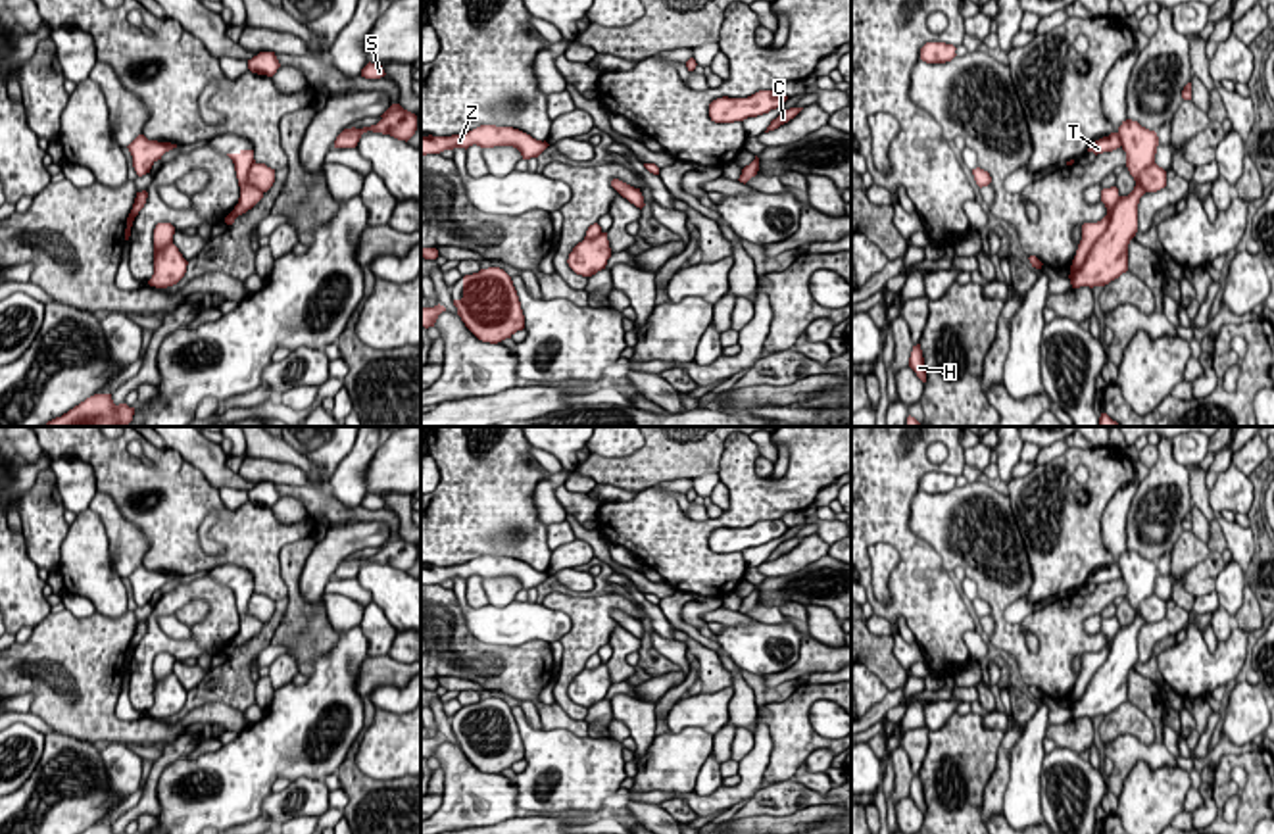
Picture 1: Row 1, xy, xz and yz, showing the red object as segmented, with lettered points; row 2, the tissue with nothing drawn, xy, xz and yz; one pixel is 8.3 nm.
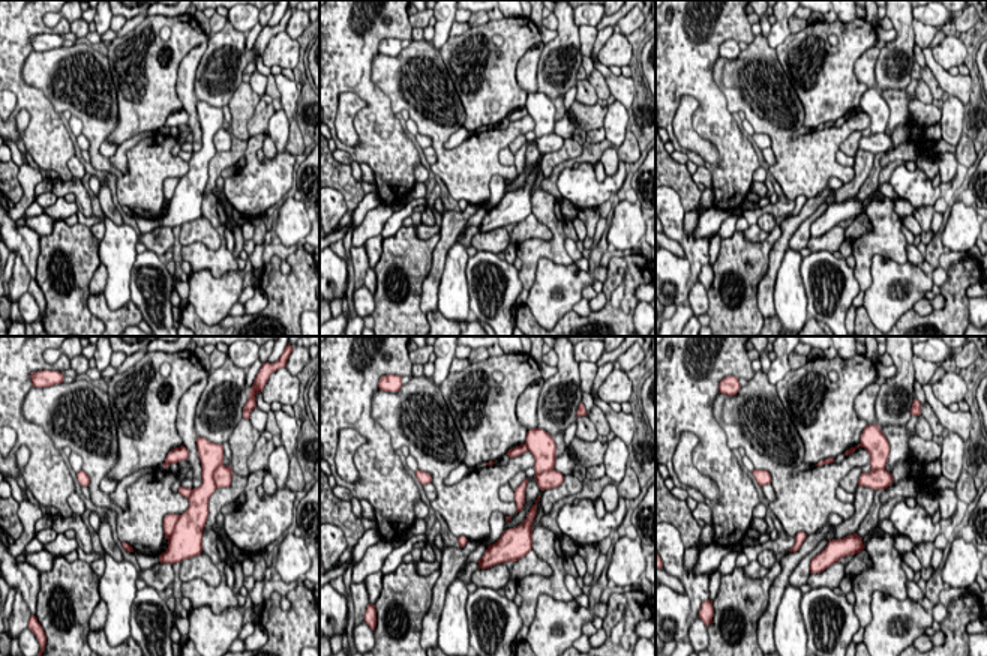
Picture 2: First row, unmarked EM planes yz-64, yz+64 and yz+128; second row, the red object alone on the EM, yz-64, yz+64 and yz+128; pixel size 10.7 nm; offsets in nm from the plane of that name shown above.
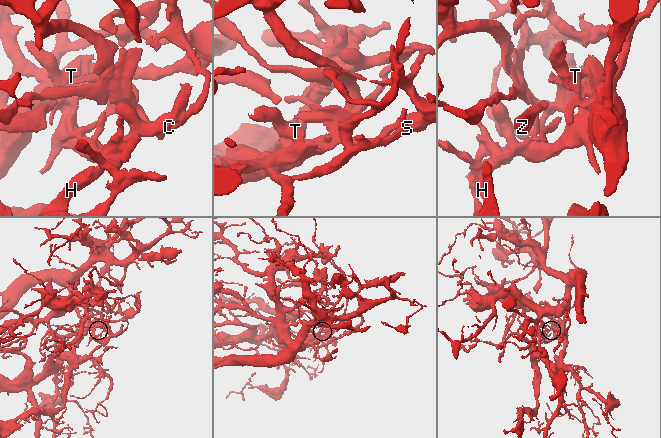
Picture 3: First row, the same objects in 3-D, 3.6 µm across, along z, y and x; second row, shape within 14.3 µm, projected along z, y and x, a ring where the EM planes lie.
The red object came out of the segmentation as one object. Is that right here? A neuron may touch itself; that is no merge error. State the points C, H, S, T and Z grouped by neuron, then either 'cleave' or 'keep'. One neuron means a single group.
C H S T / Z; cleave

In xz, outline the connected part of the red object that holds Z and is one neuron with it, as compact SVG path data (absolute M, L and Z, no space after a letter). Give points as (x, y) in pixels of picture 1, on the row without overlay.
M480 555L465 565L421 567L421 586L440 584L453 578L467 580L473 575L480 578L513 576L521 582L523 590L538 588L550 576L546 571L536 571L513 557Z

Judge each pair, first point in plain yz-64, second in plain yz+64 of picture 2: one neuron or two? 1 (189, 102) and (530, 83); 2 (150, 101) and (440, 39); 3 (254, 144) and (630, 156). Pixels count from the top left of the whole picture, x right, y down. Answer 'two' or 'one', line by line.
1: one
2: two
3: two

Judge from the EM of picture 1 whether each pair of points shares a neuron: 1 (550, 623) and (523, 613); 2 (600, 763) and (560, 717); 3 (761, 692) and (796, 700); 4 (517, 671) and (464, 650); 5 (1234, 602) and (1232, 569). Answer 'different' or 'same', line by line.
1: same
2: different
3: different
4: same
5: same

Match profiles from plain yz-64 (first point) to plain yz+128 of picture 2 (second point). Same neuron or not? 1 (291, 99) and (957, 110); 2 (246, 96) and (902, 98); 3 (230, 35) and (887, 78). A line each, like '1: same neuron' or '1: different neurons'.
1: different neurons
2: different neurons
3: same neuron

